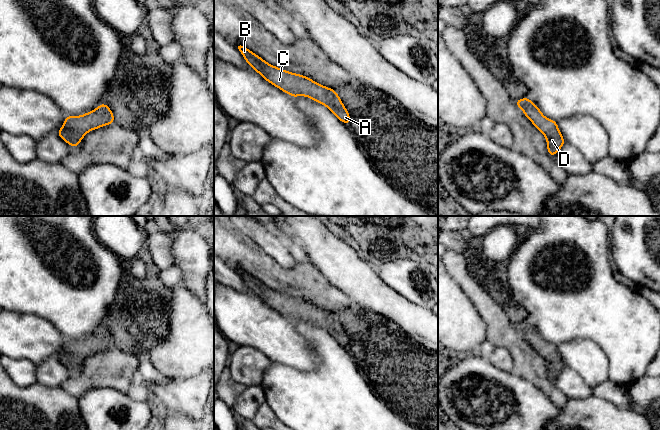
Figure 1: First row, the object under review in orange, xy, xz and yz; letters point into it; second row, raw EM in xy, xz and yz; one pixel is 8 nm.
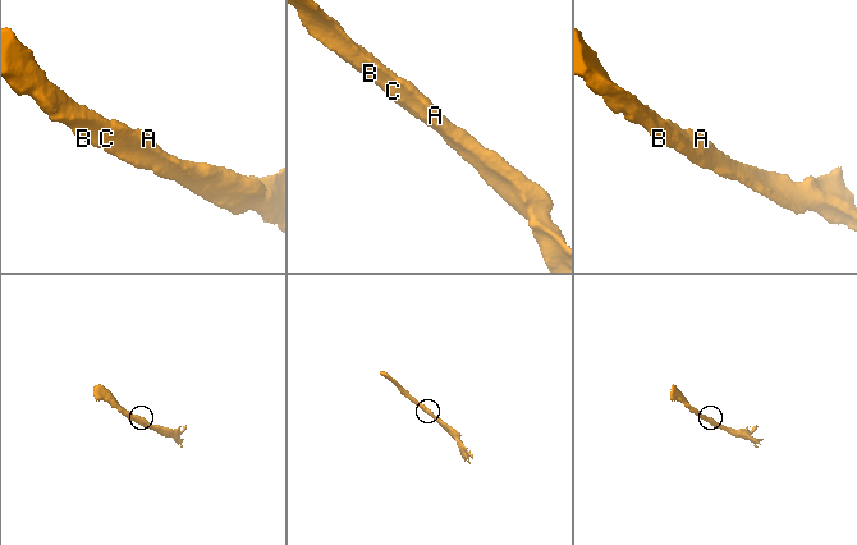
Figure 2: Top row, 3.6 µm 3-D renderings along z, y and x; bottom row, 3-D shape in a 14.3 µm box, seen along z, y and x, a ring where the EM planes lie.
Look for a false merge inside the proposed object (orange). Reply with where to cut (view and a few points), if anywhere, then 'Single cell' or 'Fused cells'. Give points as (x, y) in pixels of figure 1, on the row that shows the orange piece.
No split. Single cell

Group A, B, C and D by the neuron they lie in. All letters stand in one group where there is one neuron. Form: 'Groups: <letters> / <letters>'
Groups: A B C D

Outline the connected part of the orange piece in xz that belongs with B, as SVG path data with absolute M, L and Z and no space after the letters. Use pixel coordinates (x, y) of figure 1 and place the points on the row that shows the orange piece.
M241 44L235 46L246 62L266 81L292 97L309 97L326 106L340 121L349 126L349 112L334 89L320 85L306 76L275 67Z

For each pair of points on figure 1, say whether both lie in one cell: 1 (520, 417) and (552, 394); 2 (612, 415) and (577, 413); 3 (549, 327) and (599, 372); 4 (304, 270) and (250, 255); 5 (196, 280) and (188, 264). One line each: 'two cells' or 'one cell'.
1: two cells
2: one cell
3: two cells
4: one cell
5: one cell

